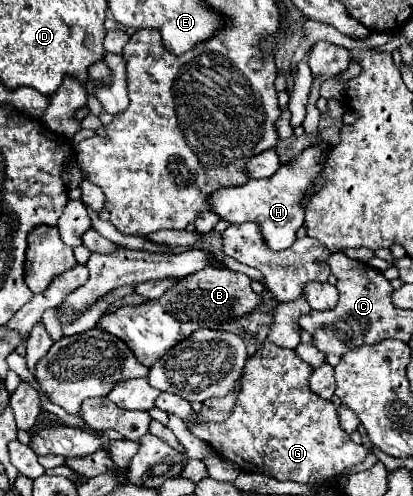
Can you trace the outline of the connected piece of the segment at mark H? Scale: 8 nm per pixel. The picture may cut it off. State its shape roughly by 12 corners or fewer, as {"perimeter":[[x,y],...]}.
{"perimeter":[[324,144],[210,196],[230,224],[260,224],[276,252],[294,244],[304,192],[322,184]]}

